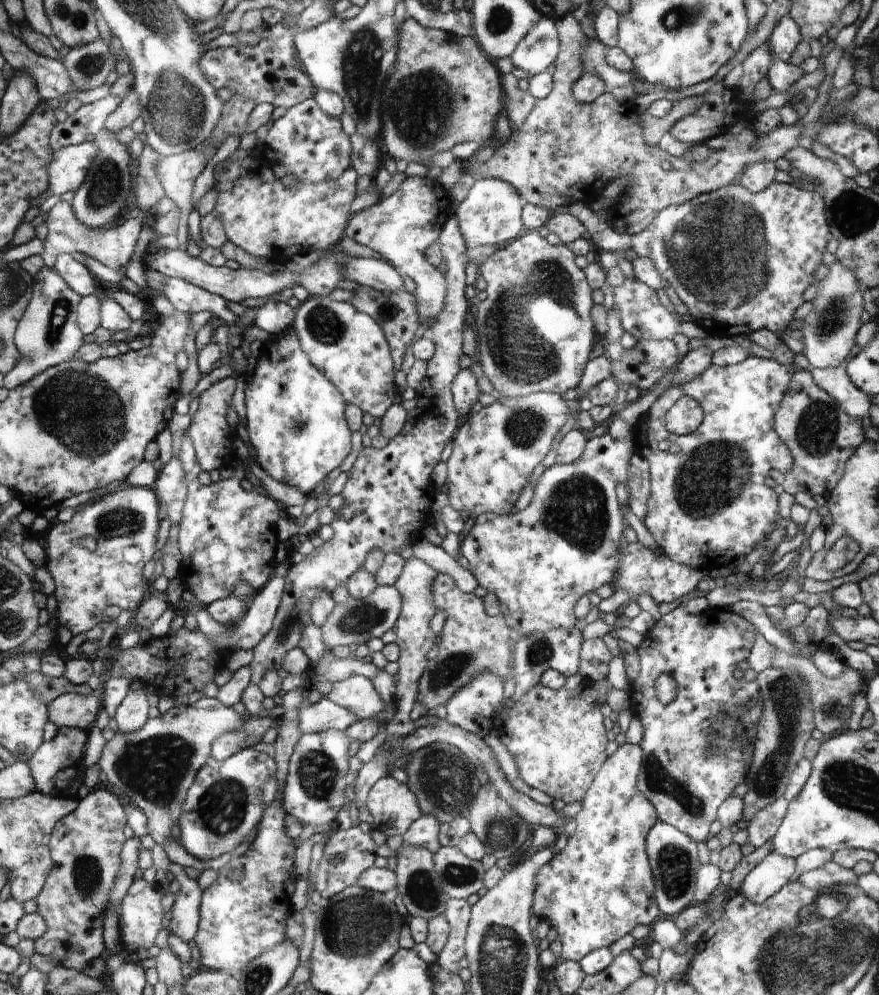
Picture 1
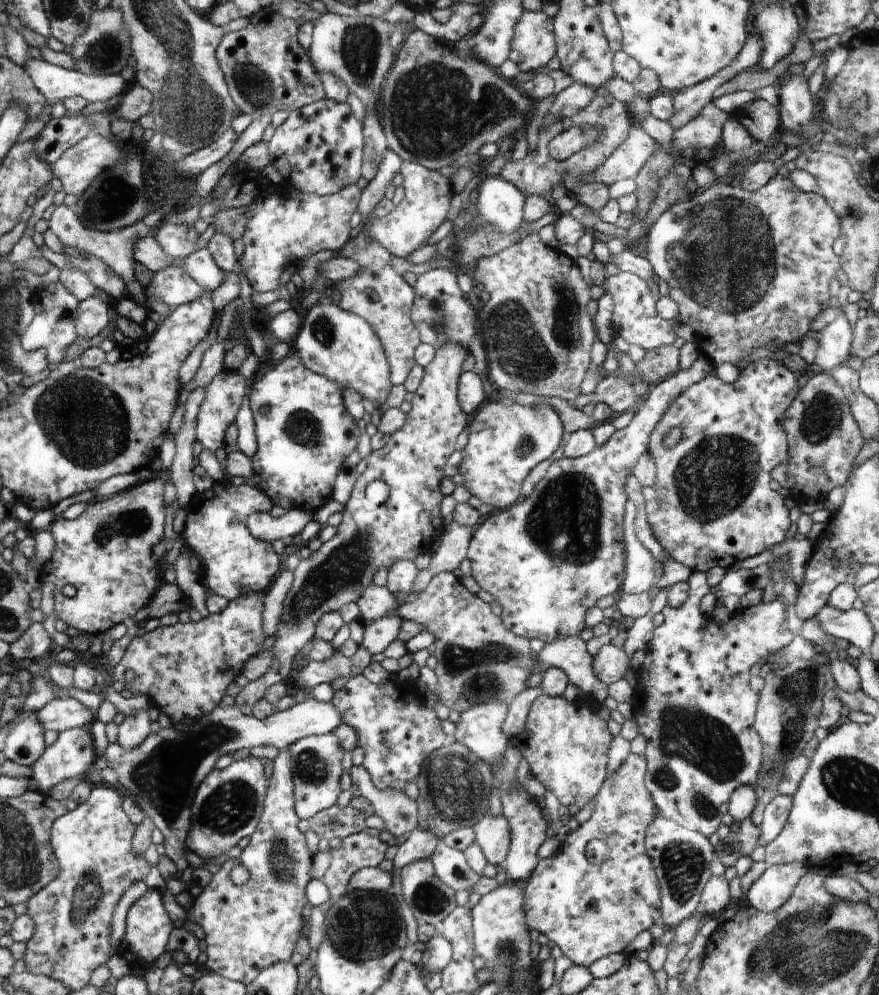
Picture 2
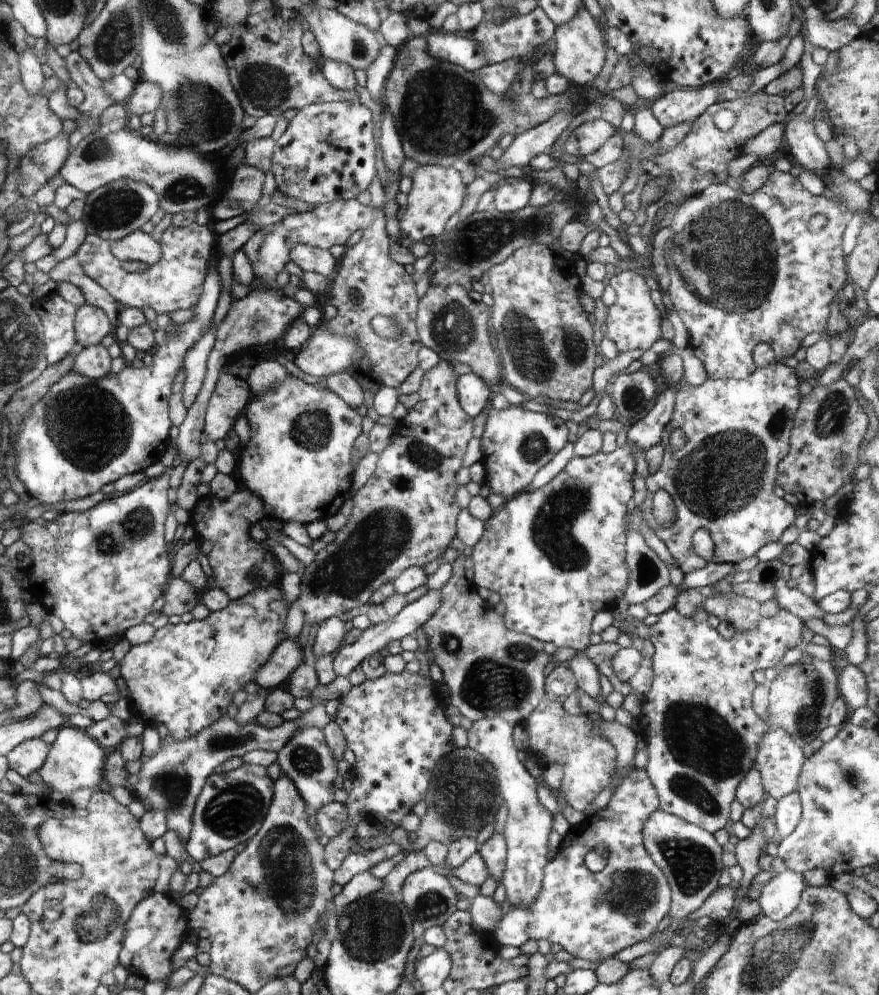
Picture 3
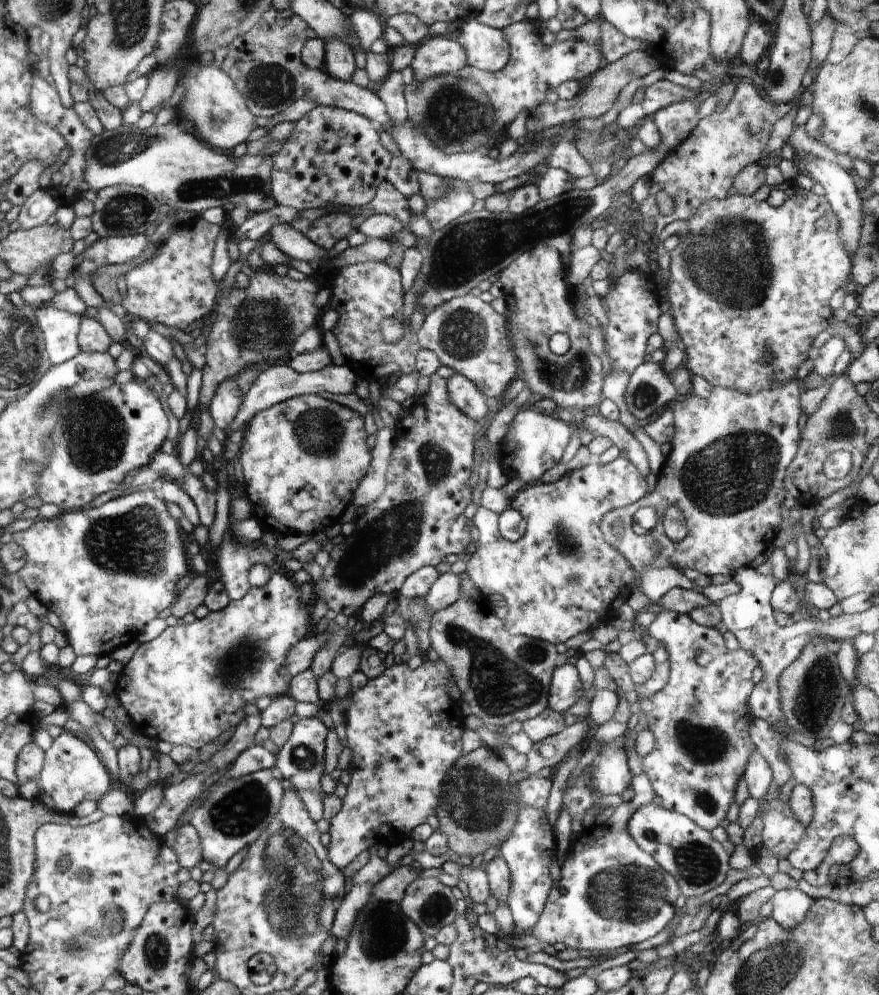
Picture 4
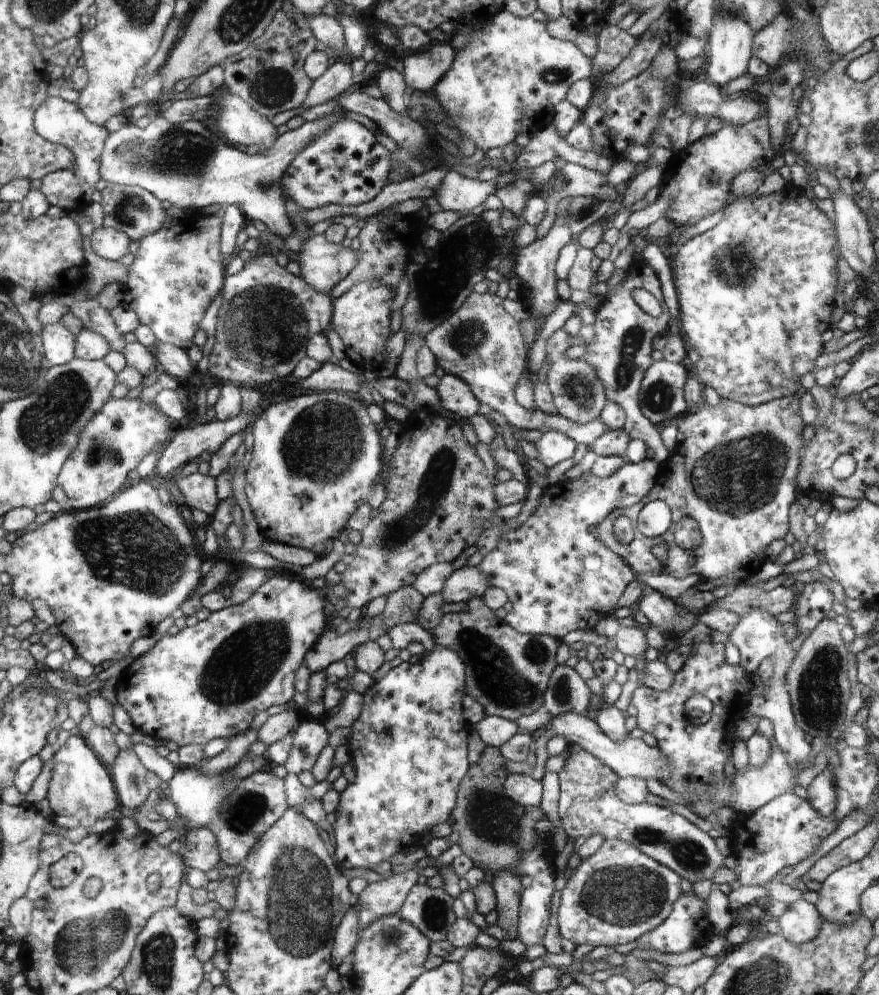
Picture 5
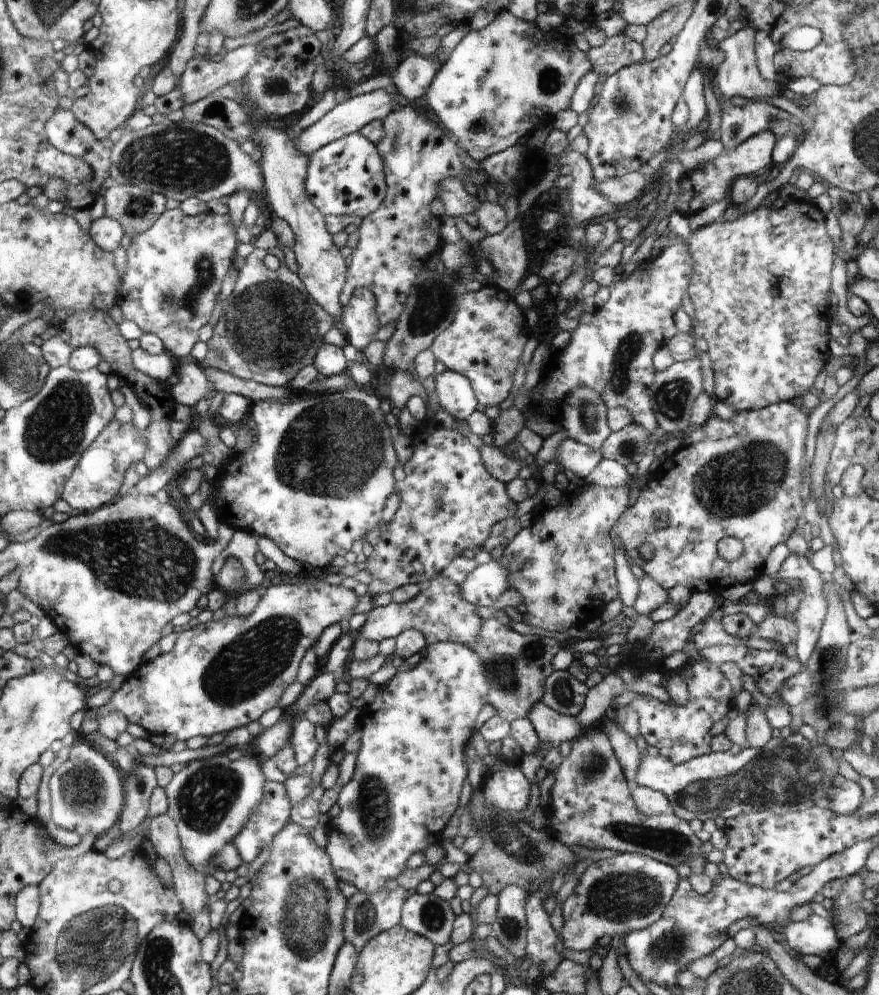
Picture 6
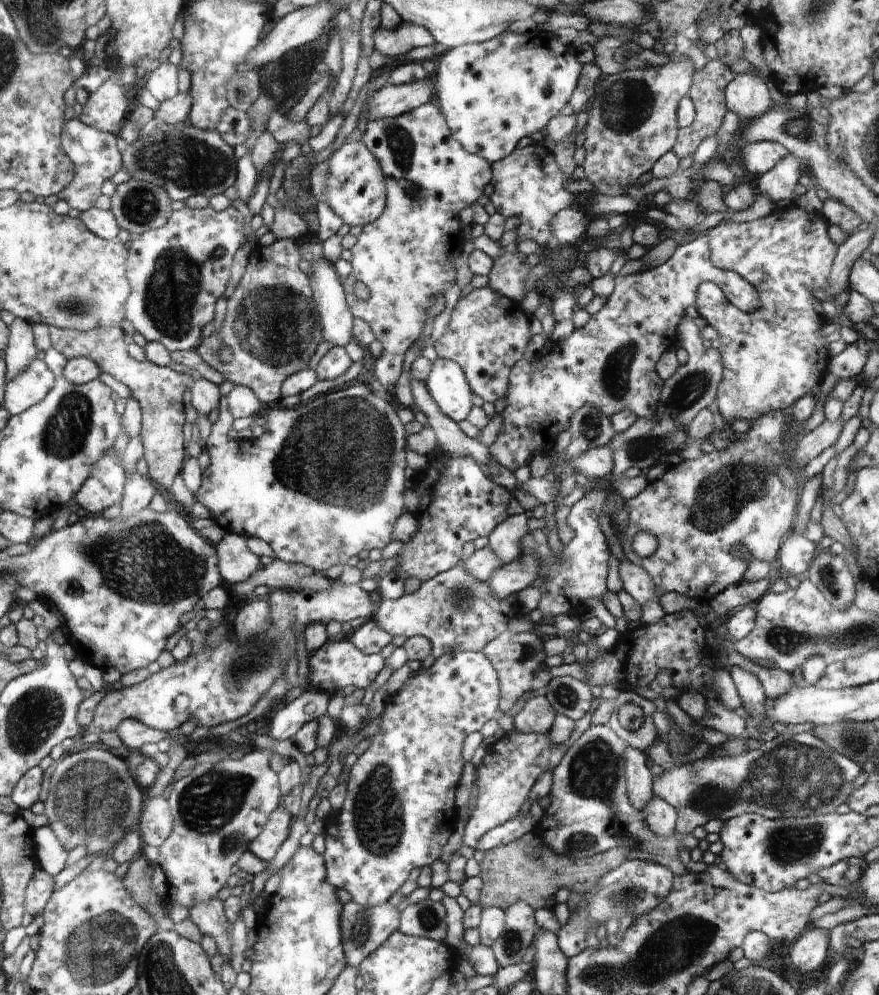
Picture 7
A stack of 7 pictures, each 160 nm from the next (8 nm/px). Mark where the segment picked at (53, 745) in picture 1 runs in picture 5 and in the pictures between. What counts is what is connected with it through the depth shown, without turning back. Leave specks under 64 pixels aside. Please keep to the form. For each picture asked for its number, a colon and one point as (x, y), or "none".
2: (70, 756)
3: (75, 761)
4: (72, 773)
5: (80, 786)

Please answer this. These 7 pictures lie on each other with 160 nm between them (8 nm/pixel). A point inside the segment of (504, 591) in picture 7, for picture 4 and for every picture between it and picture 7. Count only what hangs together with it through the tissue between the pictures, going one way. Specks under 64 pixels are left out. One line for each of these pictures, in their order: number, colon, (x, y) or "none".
4: (446, 589)
5: (461, 585)
6: (485, 584)

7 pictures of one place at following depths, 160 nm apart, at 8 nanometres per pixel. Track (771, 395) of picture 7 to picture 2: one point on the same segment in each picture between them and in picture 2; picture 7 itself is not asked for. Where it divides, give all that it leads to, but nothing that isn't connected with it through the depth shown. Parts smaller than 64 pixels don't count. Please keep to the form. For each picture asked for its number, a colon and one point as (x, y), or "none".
2: (747, 269)
3: (744, 268)
4: (746, 279)
5: (756, 292)
6: (759, 284)

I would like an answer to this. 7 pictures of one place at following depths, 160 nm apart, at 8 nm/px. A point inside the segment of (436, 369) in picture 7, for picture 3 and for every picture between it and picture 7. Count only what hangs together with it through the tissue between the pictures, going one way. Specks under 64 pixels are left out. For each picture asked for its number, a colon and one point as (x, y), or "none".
3: (474, 394)
4: (467, 397)
5: (455, 395)
6: (454, 393)

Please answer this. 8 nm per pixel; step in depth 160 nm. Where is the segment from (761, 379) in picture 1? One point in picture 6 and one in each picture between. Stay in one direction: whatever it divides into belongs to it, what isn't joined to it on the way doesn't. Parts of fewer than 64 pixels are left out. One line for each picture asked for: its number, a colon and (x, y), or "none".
2: (711, 504)
3: (722, 480)
4: (730, 450)
5: (733, 471)
6: (743, 481)

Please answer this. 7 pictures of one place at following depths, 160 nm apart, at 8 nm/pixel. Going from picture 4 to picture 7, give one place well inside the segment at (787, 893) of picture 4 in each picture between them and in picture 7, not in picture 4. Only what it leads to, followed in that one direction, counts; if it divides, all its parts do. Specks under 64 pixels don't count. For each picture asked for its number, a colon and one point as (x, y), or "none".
5: (801, 921)
6: (814, 935)
7: (808, 953)

